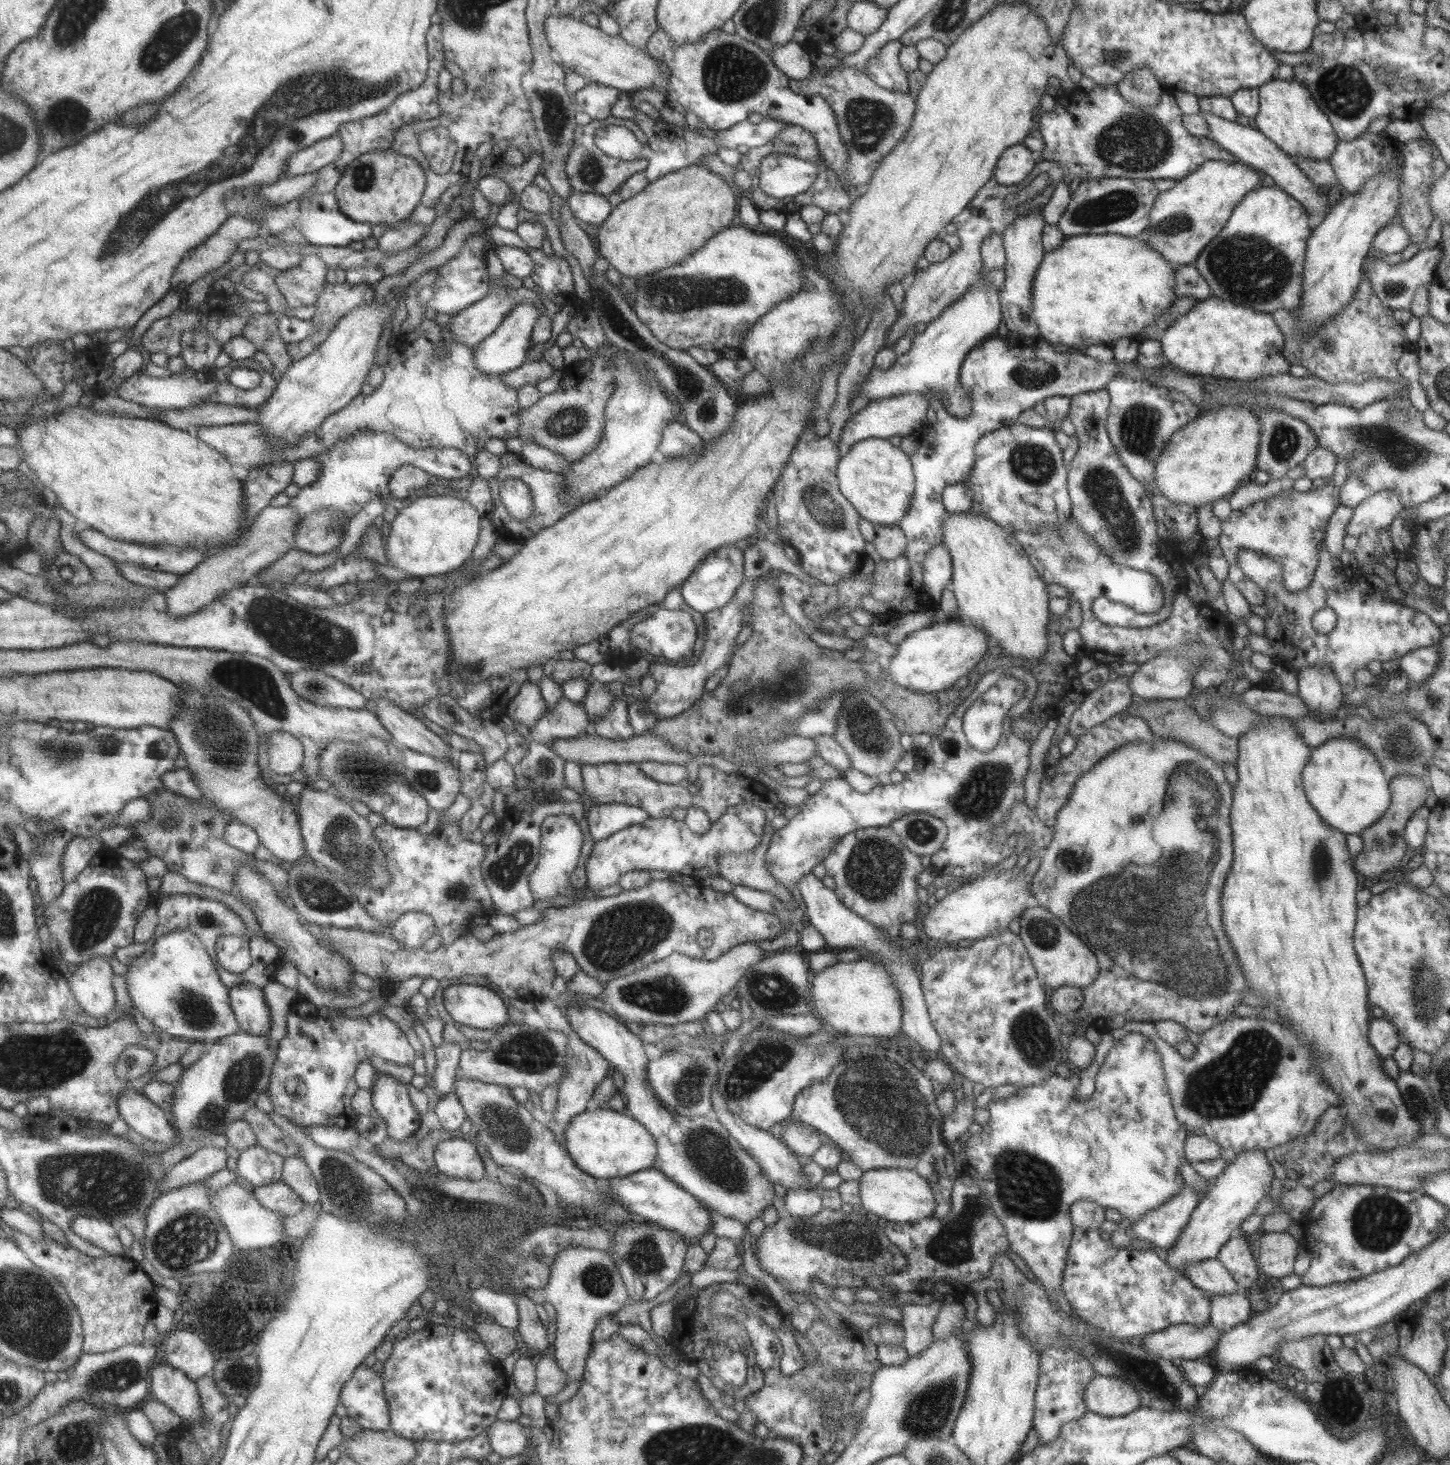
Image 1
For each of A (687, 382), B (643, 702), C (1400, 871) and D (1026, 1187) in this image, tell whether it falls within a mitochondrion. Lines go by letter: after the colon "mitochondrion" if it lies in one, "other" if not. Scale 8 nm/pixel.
A: mitochondrion
B: other
C: other
D: mitochondrion

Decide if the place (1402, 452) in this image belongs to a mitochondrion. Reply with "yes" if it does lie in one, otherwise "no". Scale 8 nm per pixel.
yes

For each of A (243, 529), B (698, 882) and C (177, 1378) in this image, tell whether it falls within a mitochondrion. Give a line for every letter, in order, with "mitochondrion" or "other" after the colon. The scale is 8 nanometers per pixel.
A: other
B: other
C: other

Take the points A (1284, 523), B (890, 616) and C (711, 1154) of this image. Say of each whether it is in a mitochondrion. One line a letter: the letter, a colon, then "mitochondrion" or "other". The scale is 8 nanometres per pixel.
A: mitochondrion
B: other
C: mitochondrion

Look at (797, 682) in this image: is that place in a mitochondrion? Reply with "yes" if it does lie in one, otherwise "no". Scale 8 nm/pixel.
yes

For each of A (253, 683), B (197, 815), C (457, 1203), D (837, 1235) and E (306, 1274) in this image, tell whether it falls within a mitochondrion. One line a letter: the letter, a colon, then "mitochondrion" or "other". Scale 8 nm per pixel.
A: mitochondrion
B: other
C: other
D: mitochondrion
E: mitochondrion

